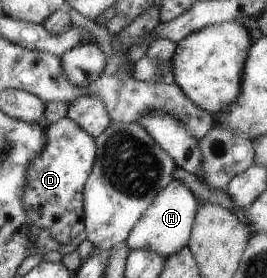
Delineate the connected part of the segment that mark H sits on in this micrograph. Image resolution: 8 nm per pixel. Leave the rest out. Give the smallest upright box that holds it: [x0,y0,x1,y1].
[124,178,198,259]

